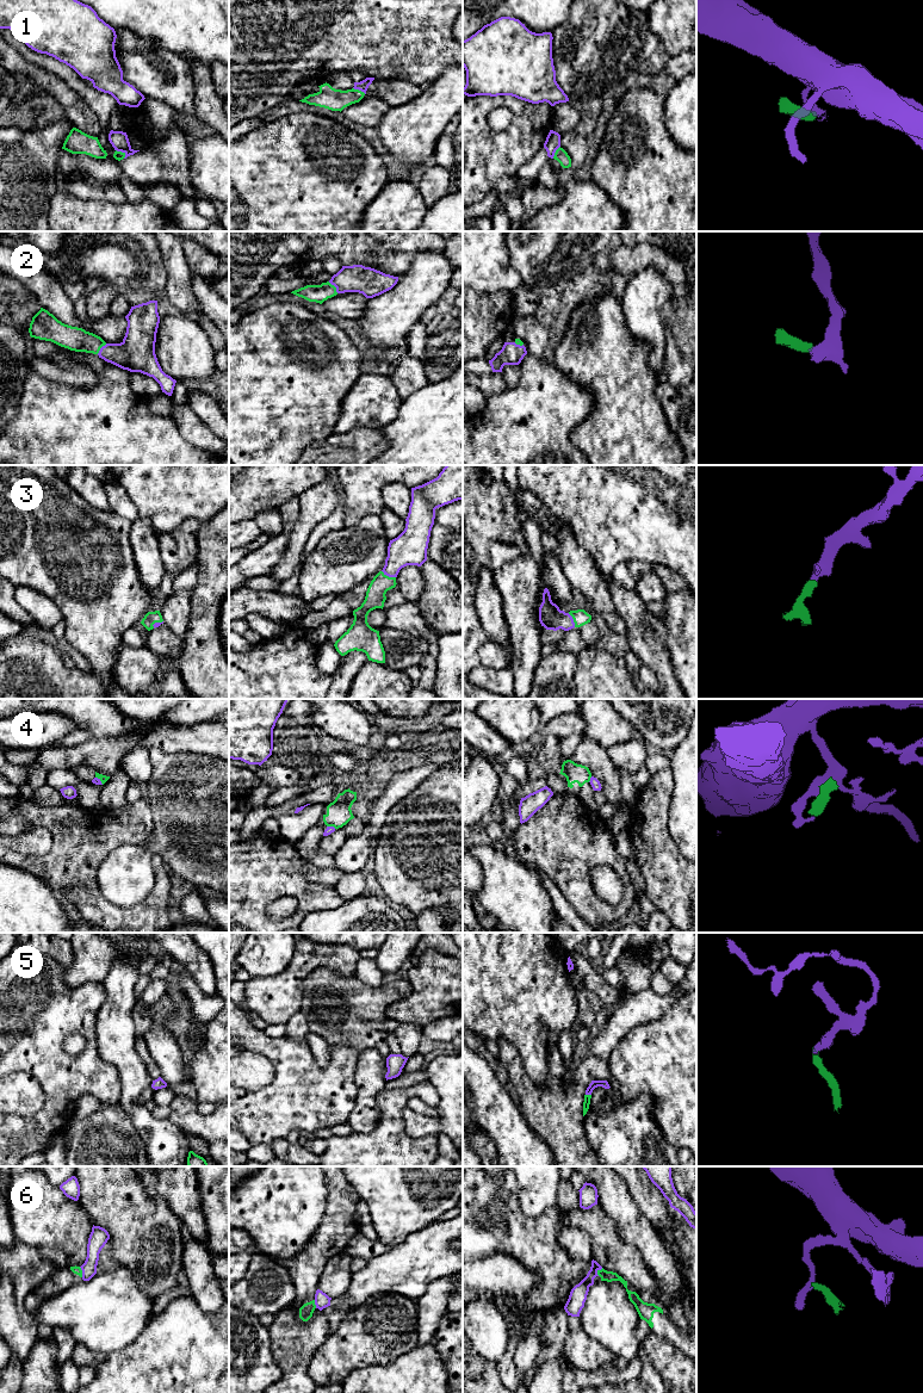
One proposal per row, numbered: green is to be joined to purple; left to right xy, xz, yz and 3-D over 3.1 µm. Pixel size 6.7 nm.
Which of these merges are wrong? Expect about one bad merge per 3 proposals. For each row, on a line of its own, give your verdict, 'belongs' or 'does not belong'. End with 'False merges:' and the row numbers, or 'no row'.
1: does not belong
2: belongs
3: belongs
4: does not belong
5: belongs
6: does not belong
False merges: 1, 4, 6

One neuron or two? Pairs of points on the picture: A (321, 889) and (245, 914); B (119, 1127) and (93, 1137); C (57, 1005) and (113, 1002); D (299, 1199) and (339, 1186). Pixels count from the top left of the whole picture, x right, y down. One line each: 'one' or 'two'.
A: one
B: one
C: two
D: two

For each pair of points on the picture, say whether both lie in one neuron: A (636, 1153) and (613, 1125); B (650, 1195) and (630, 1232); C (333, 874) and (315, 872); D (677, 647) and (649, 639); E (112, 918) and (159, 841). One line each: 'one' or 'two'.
A: one
B: two
C: one
D: two
E: two

